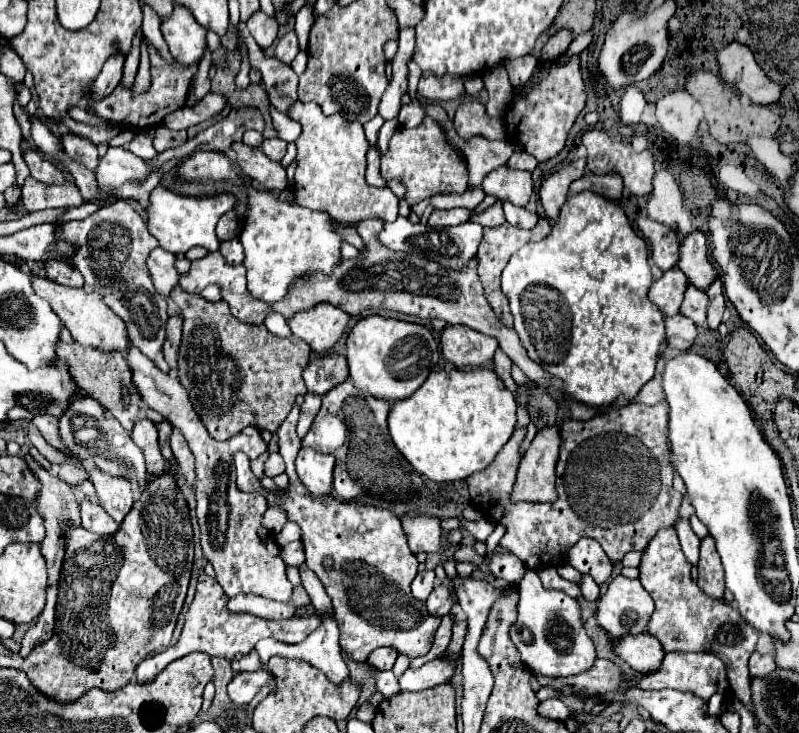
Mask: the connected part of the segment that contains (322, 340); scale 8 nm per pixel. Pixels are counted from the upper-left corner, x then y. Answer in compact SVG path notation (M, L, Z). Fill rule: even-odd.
M324 304L316 306L314 310L296 314L288 326L292 328L294 336L308 342L316 352L332 350L334 344L344 336L350 322L350 314Z

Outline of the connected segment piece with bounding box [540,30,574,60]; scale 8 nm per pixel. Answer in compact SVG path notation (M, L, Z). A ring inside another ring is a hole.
M562 30L554 36L548 38L548 42L544 44L544 50L542 50L542 58L540 60L546 60L546 58L556 58L560 56L562 52L566 52L566 48L570 46L574 34L570 30Z

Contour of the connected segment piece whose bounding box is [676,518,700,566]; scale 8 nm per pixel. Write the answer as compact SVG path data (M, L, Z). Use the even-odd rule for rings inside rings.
M688 518L678 520L678 522L676 522L676 530L678 530L680 546L682 546L688 562L690 562L692 566L698 566L698 546L700 546L700 538L692 532Z

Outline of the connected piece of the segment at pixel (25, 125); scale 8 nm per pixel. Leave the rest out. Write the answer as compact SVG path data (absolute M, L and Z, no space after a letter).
M17 97L14 103L14 115L16 116L16 120L18 120L18 124L20 124L20 128L24 130L24 140L28 140L28 136L30 136L30 117L28 113L20 107L17 102Z

